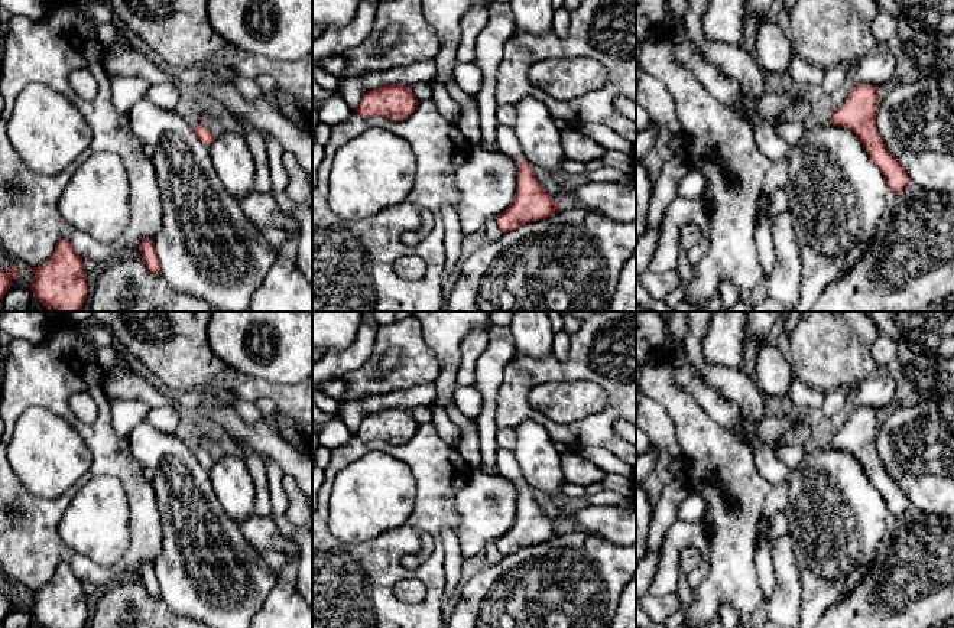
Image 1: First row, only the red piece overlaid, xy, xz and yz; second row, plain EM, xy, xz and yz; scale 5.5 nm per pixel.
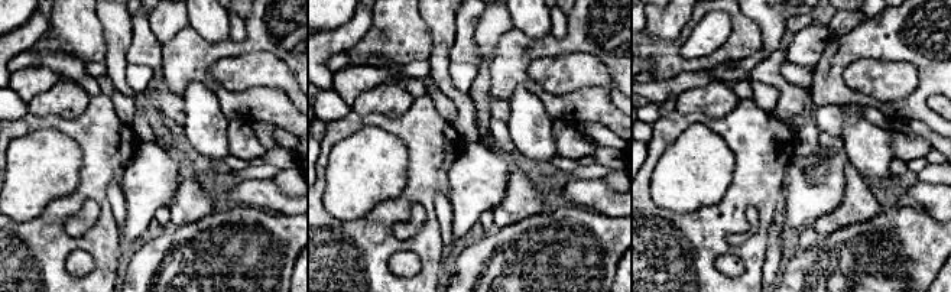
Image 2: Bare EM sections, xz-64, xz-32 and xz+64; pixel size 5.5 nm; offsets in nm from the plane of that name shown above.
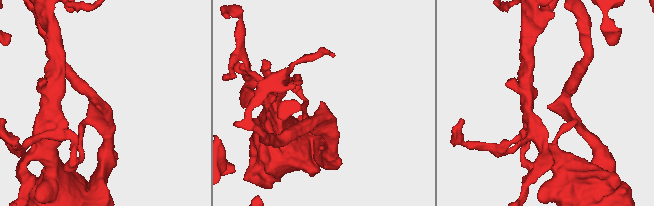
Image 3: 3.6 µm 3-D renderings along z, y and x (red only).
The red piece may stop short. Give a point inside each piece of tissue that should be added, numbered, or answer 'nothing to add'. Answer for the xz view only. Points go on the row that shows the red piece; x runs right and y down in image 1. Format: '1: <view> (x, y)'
1: xz (508, 143)

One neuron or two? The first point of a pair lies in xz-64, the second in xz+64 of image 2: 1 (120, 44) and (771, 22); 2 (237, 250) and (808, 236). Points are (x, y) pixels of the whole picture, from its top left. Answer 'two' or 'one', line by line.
1: one
2: two

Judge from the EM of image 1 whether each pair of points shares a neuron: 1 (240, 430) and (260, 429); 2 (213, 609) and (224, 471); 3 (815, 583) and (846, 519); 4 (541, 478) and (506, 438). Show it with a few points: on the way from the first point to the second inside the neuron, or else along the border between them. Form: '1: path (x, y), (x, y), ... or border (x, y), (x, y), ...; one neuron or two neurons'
1: path (245, 430), (256, 430); one neuron
2: border (210, 474), (210, 482), (217, 501), (237, 524); two neurons
3: path (827, 568), (836, 549), (836, 534); one neuron
4: border (515, 429), (515, 446), (512, 449); two neurons

